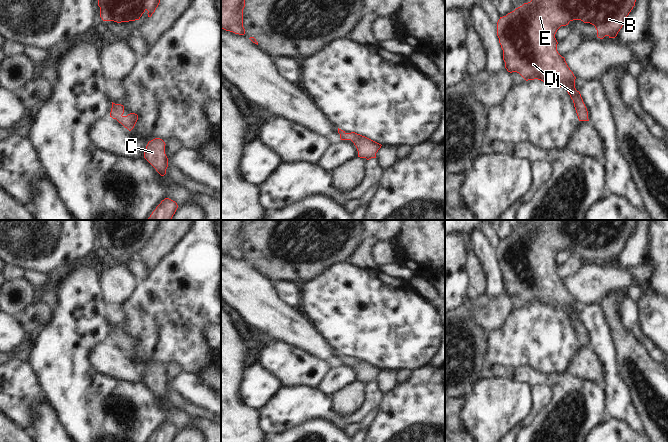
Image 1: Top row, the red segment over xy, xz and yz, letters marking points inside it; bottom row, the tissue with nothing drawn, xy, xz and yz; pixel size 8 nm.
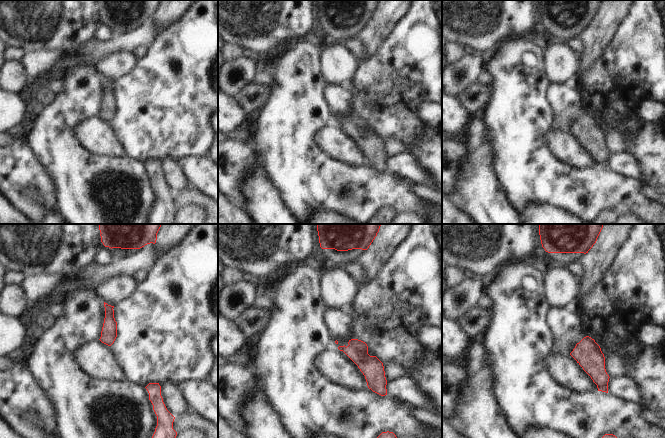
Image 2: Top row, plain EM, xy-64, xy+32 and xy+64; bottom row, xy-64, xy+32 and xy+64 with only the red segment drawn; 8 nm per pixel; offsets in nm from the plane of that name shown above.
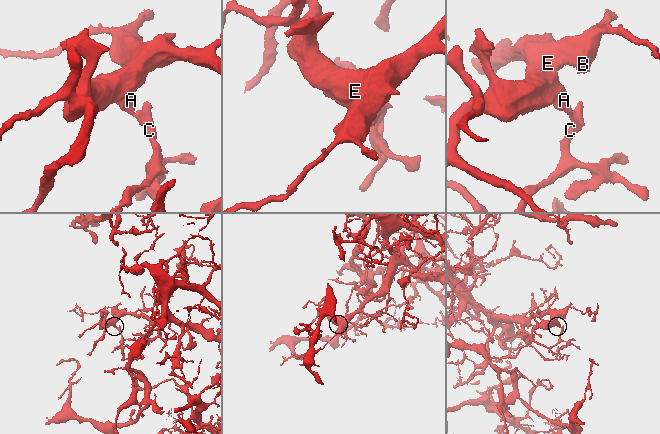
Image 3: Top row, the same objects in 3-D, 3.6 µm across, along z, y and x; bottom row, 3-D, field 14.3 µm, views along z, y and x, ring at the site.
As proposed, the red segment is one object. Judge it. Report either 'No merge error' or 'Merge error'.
No merge error

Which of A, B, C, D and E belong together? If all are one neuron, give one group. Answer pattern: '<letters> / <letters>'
A B C D E

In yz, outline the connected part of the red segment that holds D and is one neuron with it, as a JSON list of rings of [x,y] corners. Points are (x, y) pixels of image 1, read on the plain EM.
[[[539,220],[516,232],[497,246],[497,260],[503,274],[503,284],[508,296],[519,297],[526,305],[538,303],[567,314],[579,345],[589,345],[588,335],[581,318],[575,312],[573,296],[565,282],[557,275],[555,258],[570,245],[590,247],[597,254],[597,261],[615,262],[627,240],[635,230],[637,220]]]

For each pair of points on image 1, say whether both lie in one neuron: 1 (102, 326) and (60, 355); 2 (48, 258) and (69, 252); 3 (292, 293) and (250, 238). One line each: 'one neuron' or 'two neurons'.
1: one neuron
2: one neuron
3: two neurons

